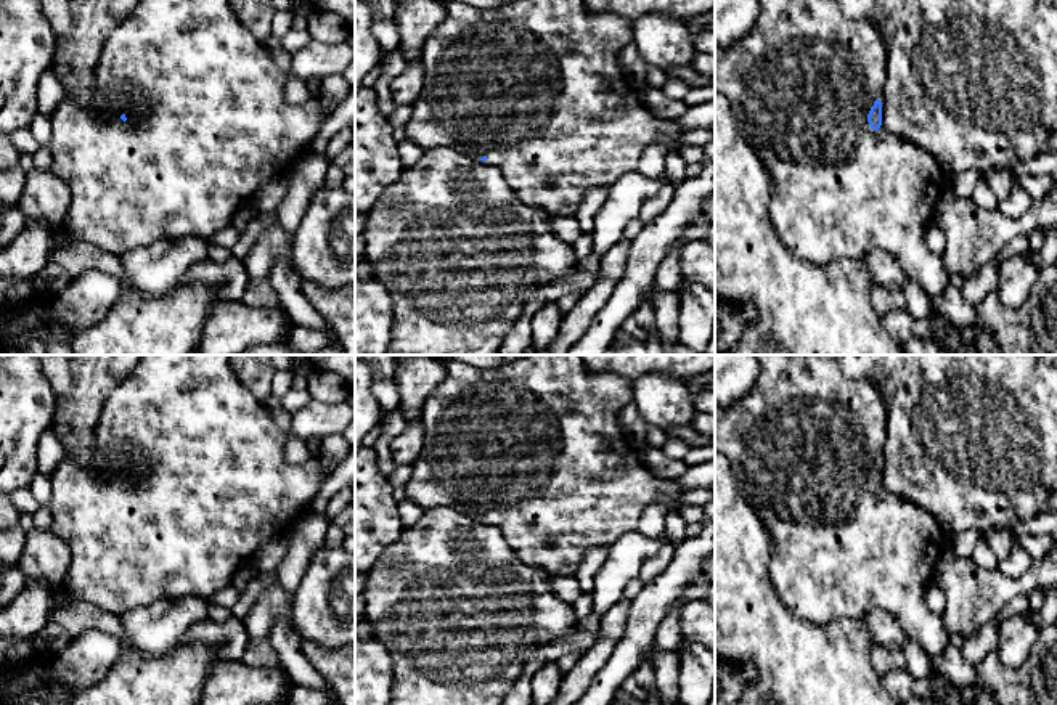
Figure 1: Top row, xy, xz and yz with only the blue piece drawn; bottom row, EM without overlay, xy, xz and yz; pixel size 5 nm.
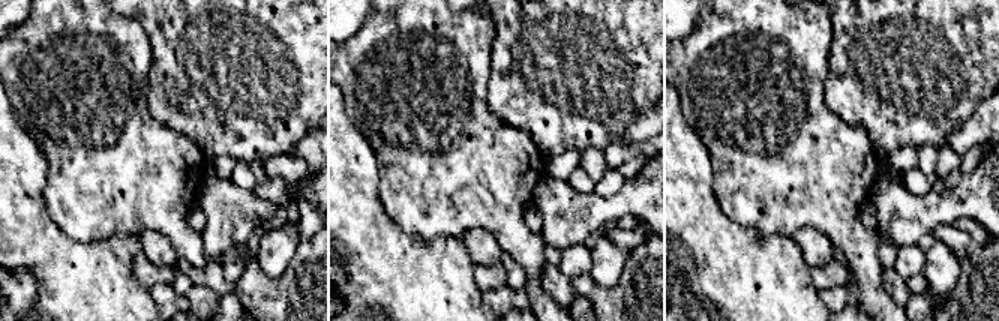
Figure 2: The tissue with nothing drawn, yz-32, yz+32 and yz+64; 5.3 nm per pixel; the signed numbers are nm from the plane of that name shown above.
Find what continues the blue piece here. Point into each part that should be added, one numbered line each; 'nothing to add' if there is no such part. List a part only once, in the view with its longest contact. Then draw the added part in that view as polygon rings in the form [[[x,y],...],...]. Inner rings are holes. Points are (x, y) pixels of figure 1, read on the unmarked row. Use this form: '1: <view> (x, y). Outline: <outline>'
1: yz (802, 442). Outline: [[[755,355],[760,365],[760,373],[753,387],[729,408],[715,408],[715,451],[723,453],[736,479],[736,485],[745,501],[763,520],[771,536],[769,549],[769,578],[781,602],[795,615],[814,621],[818,625],[835,618],[863,618],[866,613],[882,609],[892,613],[909,639],[917,642],[928,657],[938,657],[949,644],[949,636],[943,628],[940,615],[935,615],[925,604],[925,589],[933,581],[933,565],[941,551],[946,548],[946,535],[937,519],[924,507],[912,504],[885,488],[872,490],[867,482],[867,474],[879,459],[884,463],[884,446],[887,440],[887,405],[884,395],[869,379],[850,379],[840,366],[837,355]]]

